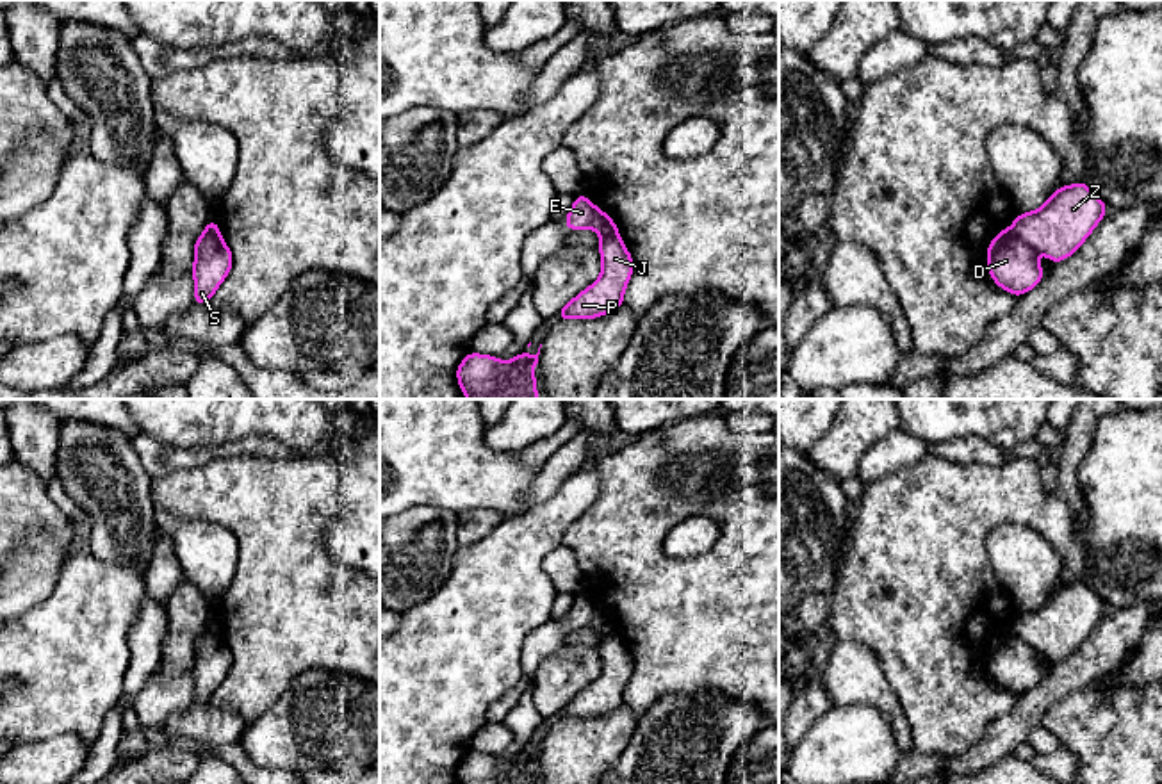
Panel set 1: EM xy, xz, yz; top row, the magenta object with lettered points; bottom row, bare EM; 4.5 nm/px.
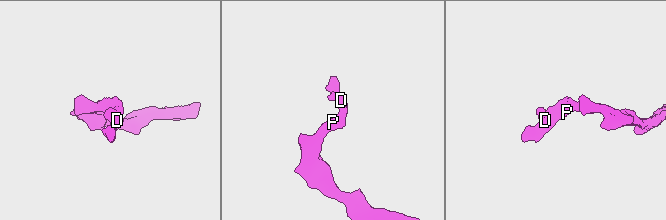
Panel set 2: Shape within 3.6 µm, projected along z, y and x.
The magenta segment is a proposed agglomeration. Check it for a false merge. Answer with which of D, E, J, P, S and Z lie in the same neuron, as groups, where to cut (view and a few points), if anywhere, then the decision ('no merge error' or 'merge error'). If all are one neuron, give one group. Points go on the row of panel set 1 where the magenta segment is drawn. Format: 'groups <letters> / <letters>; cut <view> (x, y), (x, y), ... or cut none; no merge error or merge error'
groups D E S / J P Z; cut yz (1009, 228), (1036, 252); merge error

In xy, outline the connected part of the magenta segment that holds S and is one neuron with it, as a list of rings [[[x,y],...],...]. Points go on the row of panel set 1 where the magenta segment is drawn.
[[[203,233],[194,242],[194,305],[207,305],[228,276],[233,257],[219,233]]]

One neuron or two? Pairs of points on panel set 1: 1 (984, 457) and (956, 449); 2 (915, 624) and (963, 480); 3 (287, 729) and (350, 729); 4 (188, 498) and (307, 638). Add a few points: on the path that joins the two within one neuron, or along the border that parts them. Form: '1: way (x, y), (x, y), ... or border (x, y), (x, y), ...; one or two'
1: way (977, 449), (963, 449); one
2: way (918, 588), (920, 535), (940, 515); one
3: way (303, 729), (334, 729); one
4: way (230, 512), (284, 565), (289, 596); one

